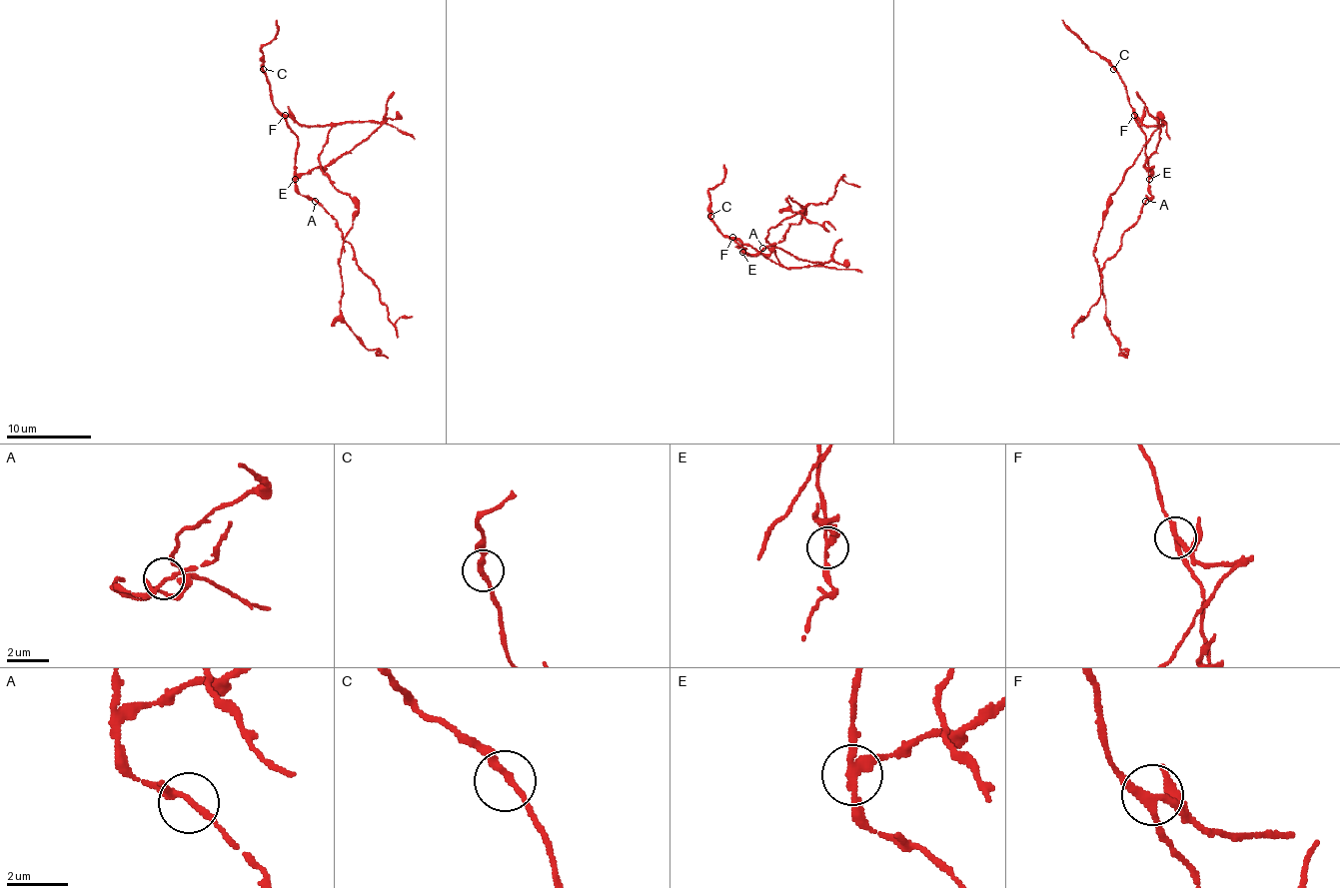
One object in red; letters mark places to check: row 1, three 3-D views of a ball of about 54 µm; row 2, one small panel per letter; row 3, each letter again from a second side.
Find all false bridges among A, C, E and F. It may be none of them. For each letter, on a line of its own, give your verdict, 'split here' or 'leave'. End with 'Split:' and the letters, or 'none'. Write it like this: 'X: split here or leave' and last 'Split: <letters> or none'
A: leave
C: leave
E: split here
F: split here
Split: E, F

